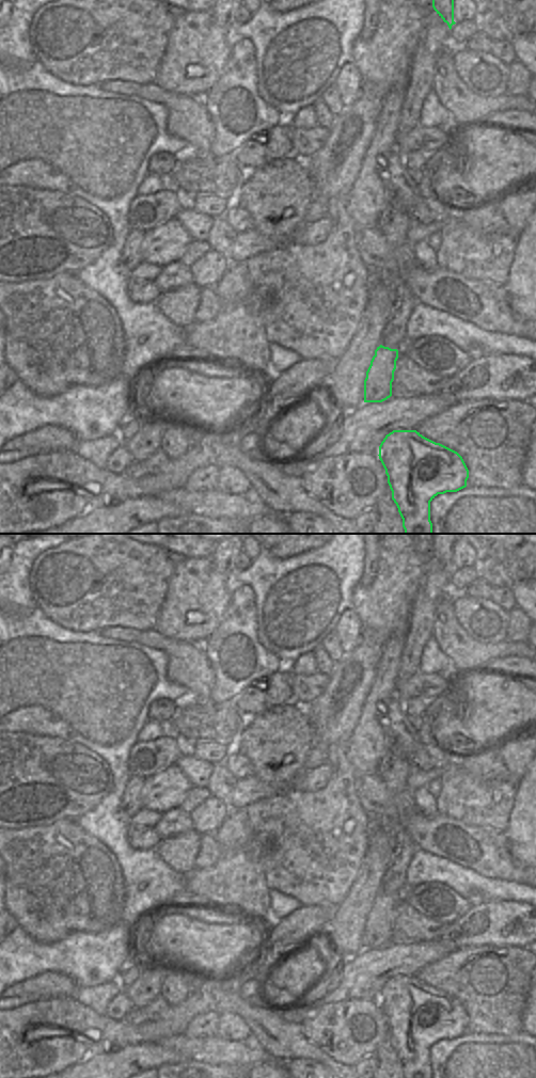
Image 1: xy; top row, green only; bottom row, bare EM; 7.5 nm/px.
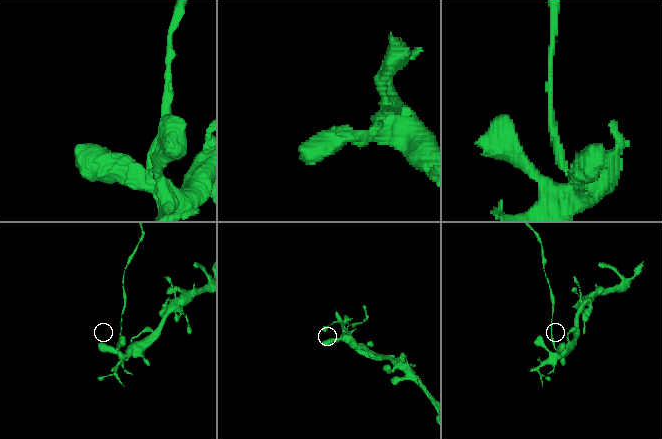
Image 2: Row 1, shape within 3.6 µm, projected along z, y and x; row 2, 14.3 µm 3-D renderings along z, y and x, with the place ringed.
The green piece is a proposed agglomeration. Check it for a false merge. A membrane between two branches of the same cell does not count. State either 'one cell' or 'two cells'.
two cells

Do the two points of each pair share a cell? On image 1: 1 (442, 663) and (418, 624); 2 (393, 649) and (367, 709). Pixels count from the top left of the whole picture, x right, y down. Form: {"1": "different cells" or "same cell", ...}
{"1": "different cells", "2": "same cell"}

